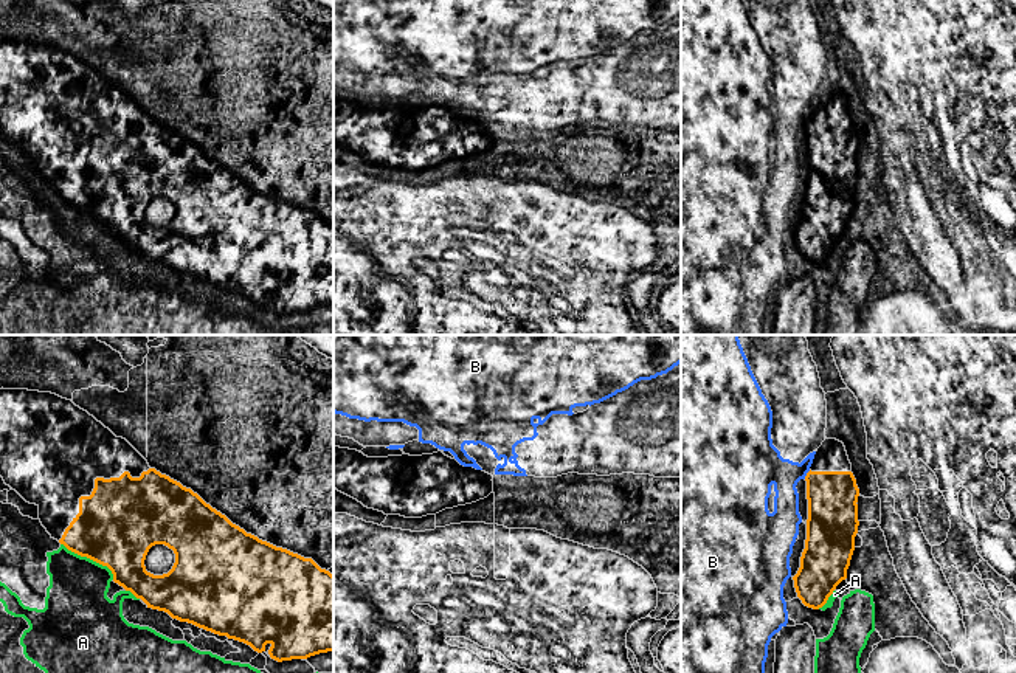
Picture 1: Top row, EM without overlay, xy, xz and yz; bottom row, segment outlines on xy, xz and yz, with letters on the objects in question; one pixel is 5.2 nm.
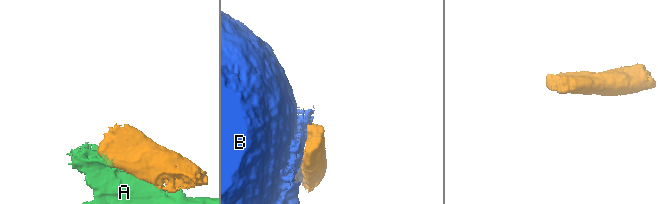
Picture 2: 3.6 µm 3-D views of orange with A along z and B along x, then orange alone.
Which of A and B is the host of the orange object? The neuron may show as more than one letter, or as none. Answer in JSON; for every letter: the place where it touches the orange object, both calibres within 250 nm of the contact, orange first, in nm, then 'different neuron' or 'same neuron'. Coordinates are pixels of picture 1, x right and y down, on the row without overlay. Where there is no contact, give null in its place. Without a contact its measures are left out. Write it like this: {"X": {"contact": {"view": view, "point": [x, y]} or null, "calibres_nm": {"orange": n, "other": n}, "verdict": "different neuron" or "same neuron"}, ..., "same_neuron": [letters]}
{"A": {"contact": {"view": "xy", "point": [90, 211]}, "calibres_nm": {"orange": 420, "other": 320}, "verdict": "different neuron"}, "B": {"contact": {"view": "yz", "point": [807, 127]}, "calibres_nm": {"orange": 260, "other": 240}, "verdict": "different neuron"}, "same_neuron": []}

